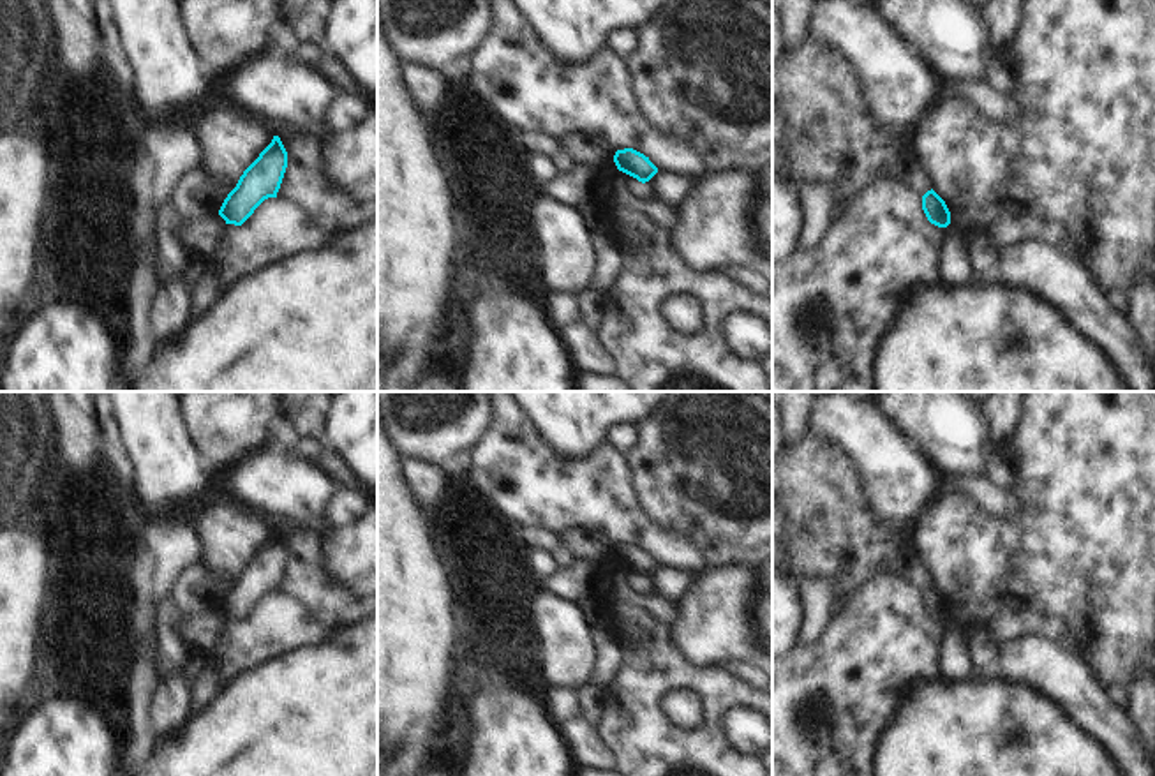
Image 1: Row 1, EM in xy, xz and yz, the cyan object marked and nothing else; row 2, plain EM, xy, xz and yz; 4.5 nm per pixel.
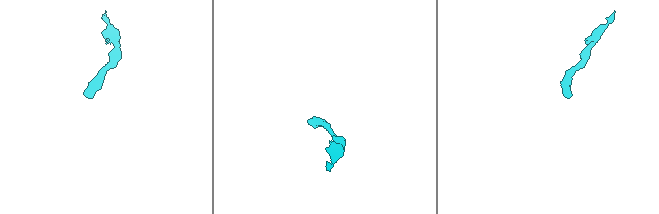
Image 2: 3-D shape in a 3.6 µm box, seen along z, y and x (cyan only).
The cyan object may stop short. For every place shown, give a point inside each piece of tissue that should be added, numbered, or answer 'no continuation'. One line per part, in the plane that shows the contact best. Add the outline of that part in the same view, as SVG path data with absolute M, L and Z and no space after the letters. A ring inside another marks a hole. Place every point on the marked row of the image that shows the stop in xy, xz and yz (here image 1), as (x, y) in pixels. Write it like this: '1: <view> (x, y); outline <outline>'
no continuation

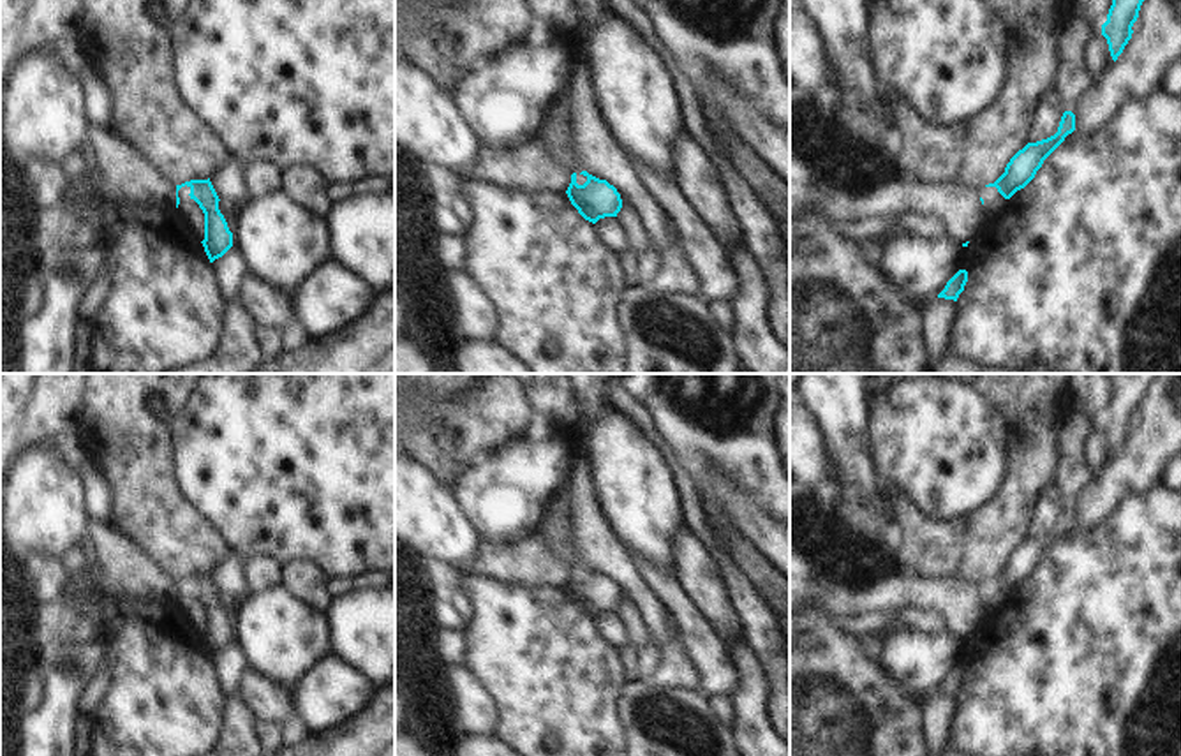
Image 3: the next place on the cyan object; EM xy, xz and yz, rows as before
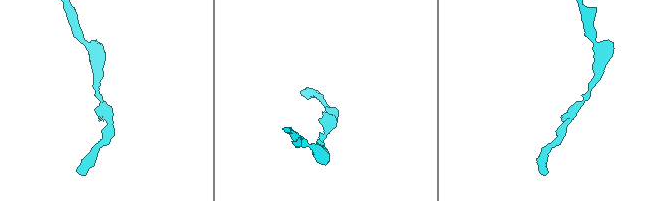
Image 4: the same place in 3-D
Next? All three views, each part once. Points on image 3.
no continuation

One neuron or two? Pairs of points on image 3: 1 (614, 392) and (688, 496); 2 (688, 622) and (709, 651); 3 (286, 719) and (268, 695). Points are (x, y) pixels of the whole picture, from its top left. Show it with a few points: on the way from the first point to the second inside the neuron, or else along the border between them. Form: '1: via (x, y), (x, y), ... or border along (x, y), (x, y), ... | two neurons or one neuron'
1: via (638, 418), (675, 469) | one neuron
2: via (693, 630), (702, 644) | one neuron
3: via (284, 714), (270, 700) | one neuron

